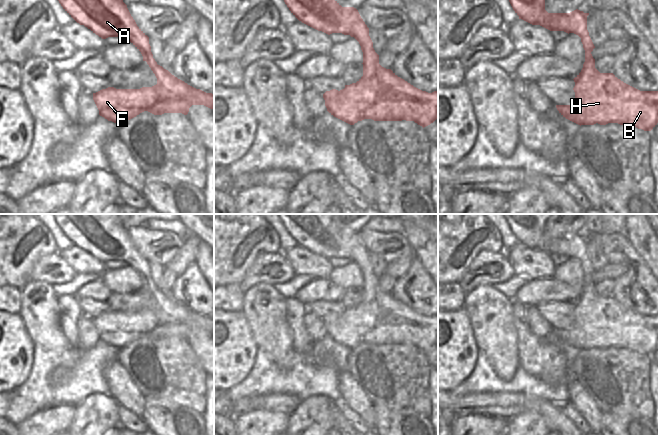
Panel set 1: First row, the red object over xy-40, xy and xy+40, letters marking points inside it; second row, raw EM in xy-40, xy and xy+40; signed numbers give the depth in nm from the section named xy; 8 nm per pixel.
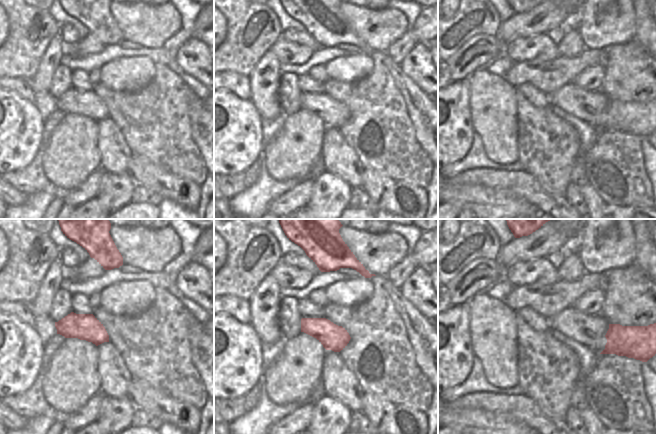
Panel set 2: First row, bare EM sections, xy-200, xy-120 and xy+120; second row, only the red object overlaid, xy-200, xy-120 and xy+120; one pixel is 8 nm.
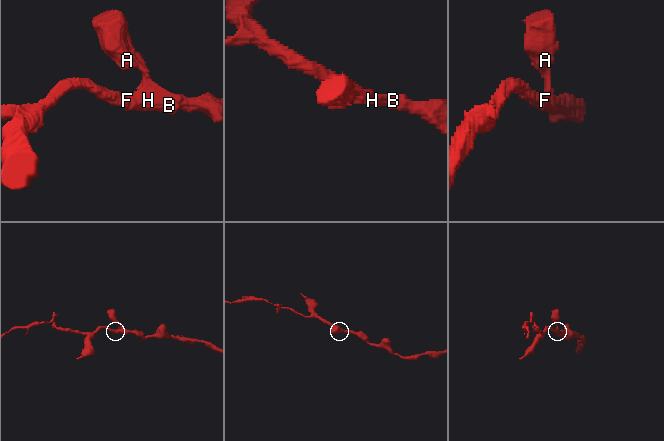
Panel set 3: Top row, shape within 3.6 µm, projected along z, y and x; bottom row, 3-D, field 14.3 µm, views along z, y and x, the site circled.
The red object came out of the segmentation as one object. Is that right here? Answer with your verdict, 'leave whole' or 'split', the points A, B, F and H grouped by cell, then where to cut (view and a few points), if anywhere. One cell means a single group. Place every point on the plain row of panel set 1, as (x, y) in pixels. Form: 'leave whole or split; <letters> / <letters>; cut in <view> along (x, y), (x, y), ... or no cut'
leave whole; A B F H; no cut

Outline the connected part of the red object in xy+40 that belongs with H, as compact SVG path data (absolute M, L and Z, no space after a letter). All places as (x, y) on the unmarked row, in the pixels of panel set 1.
M503 214L513 234L522 243L532 249L540 249L550 255L574 257L581 262L585 274L585 286L581 296L573 303L575 322L570 329L556 329L559 337L578 349L606 349L618 347L630 349L644 355L651 355L658 347L658 315L640 315L620 303L613 297L600 297L595 292L595 283L591 276L595 272L587 254L587 240L578 233L570 237L548 237L545 224L552 214Z

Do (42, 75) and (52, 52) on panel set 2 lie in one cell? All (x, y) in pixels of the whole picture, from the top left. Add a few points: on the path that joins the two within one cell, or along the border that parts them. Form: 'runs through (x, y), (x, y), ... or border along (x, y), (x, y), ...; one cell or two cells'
runs through (46, 69), (47, 58); one cell

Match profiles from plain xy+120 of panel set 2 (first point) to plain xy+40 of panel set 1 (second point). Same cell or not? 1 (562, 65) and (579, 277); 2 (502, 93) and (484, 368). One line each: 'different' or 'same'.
1: different
2: different

